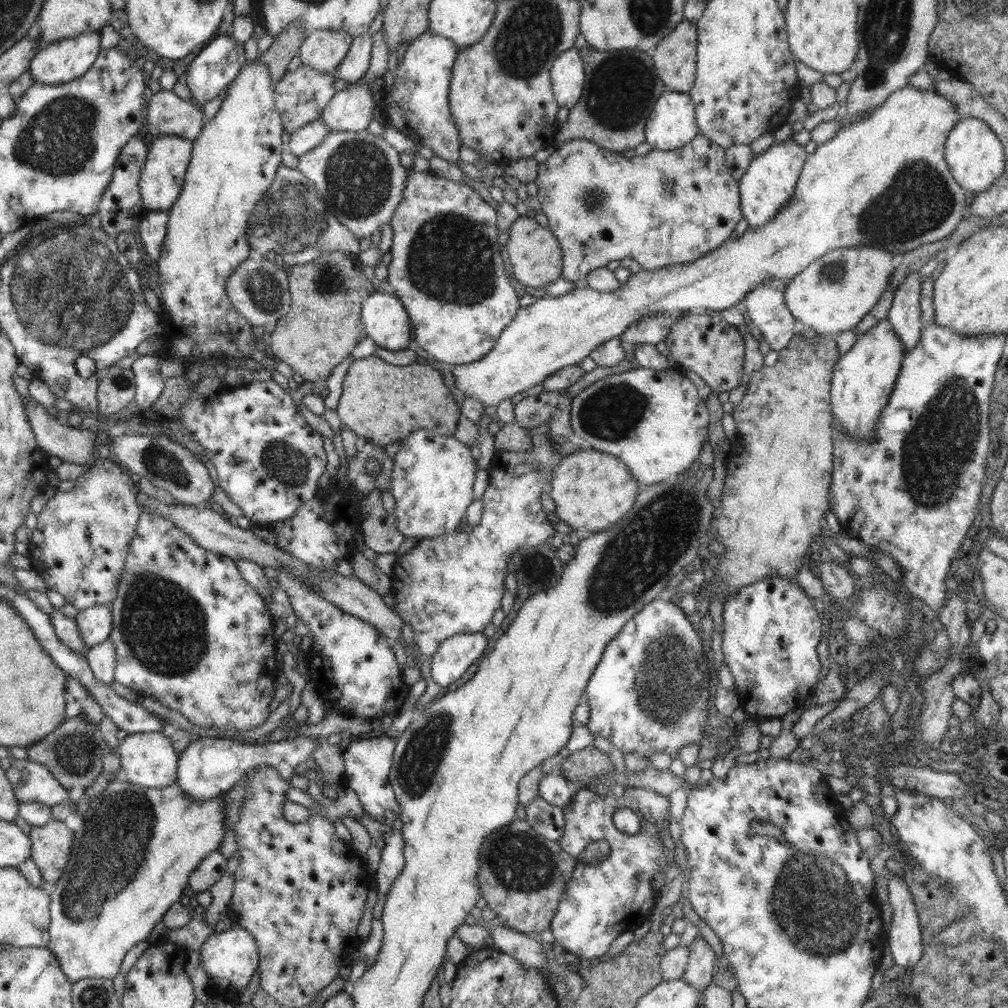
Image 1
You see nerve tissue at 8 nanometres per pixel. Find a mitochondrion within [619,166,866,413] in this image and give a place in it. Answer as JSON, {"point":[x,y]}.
{"point":[833,272]}

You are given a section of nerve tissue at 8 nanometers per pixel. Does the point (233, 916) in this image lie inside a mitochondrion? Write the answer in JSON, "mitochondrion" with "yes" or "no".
{"mitochondrion":"no"}

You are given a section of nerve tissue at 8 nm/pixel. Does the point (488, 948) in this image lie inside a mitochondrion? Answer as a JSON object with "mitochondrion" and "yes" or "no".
{"mitochondrion":"no"}

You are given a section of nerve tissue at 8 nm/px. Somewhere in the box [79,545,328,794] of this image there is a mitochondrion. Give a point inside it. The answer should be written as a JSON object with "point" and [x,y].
{"point":[166,632]}

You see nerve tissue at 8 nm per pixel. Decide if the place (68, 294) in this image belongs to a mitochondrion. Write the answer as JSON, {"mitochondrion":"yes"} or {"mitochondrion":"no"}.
{"mitochondrion":"yes"}

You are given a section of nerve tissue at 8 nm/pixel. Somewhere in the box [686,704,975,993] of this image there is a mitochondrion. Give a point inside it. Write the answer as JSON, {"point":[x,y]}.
{"point":[817,909]}

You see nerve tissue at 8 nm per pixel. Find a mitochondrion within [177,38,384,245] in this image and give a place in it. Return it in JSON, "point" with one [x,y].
{"point":[257,196]}

